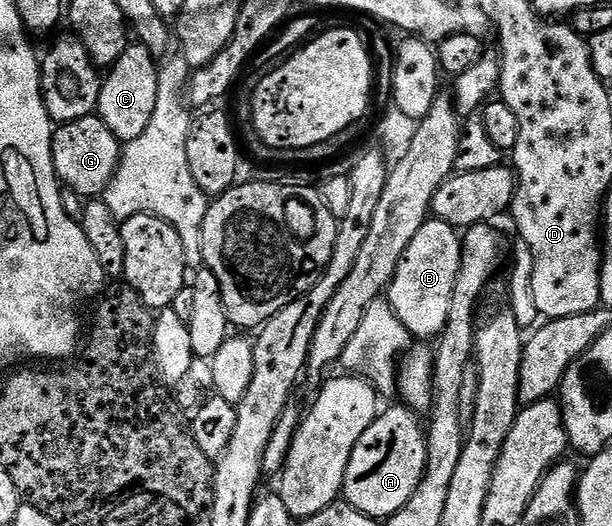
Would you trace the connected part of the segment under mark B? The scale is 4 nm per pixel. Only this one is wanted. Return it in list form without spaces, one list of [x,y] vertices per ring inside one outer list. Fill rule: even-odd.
[[[429,218],[417,230],[417,238],[409,242],[409,250],[401,258],[391,285],[387,287],[385,299],[410,330],[412,337],[435,336],[446,329],[453,288],[461,270],[463,242],[460,233],[443,220]],[[439,332],[439,333],[438,333]]]

